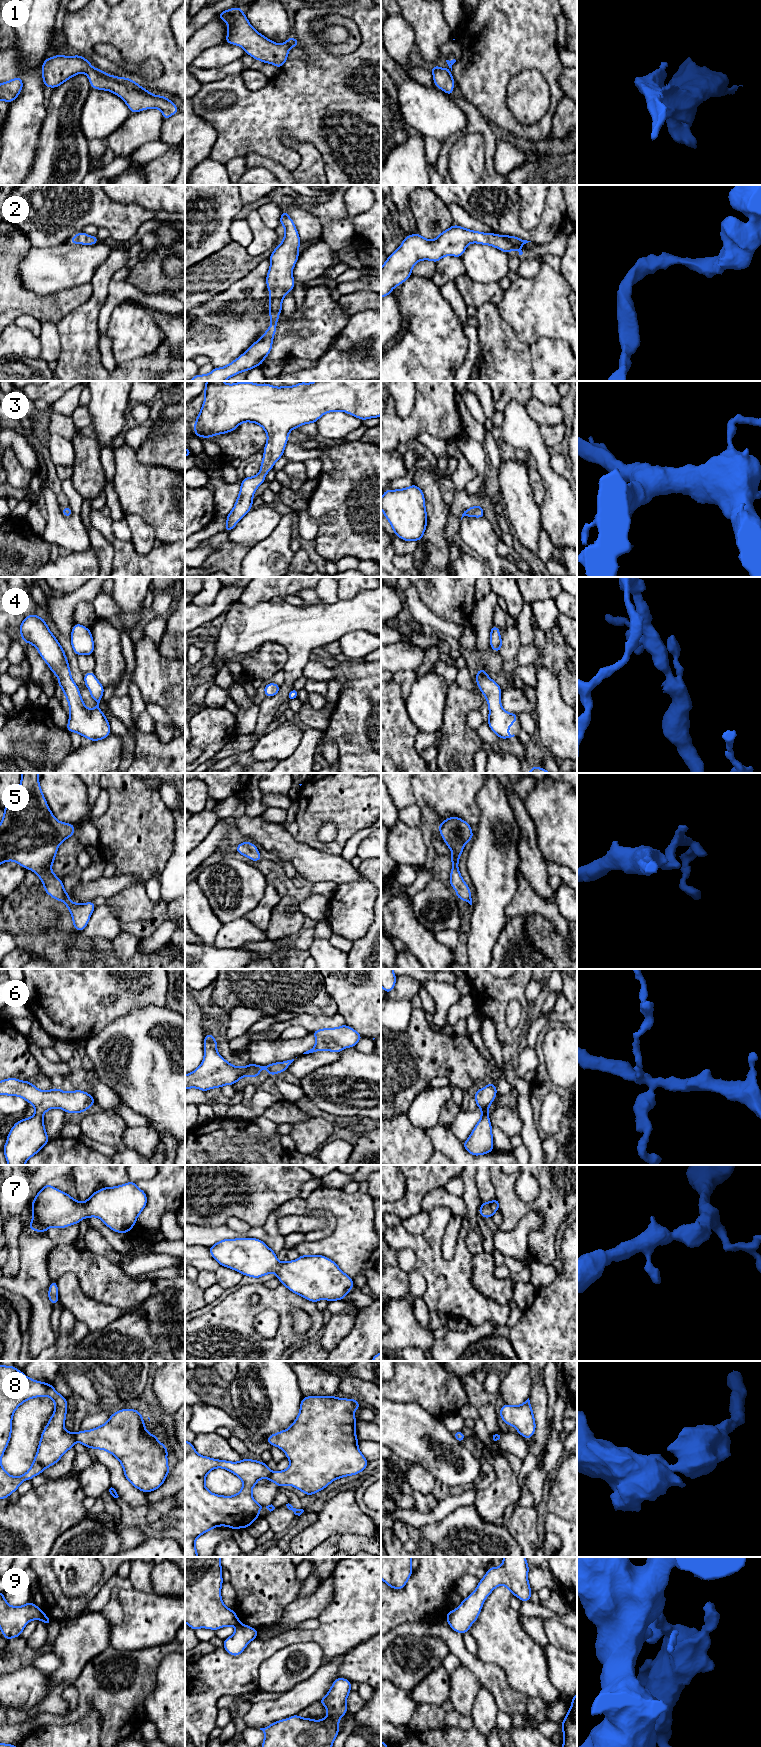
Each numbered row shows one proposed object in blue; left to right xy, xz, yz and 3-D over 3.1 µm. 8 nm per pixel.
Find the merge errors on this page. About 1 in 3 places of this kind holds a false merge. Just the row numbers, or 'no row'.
8, 9

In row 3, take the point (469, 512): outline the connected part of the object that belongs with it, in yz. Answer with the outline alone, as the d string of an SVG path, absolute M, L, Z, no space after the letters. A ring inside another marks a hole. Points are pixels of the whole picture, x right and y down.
M479 504L465 510L464 513L462 514L461 520L464 516L467 516L467 517L474 516L476 518L484 518L484 511L481 505Z

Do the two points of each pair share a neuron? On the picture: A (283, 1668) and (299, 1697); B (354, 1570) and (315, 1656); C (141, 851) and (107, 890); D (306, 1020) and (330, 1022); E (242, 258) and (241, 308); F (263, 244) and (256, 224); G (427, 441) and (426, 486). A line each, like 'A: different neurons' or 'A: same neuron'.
A: different neurons
B: different neurons
C: different neurons
D: same neuron
E: different neurons
F: same neuron
G: different neurons

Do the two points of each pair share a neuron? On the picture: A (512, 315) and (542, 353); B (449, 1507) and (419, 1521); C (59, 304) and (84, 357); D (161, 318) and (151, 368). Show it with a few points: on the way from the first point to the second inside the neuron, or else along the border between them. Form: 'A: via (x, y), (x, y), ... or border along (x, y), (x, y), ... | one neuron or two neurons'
A: border along (557, 338), (540, 337), (530, 346) | two neurons
B: via (442, 1510), (436, 1515), (426, 1518) | one neuron
C: border along (84, 302), (70, 311), (57, 324) | two neurons
D: via (169, 330), (169, 350), (163, 356) | one neuron

